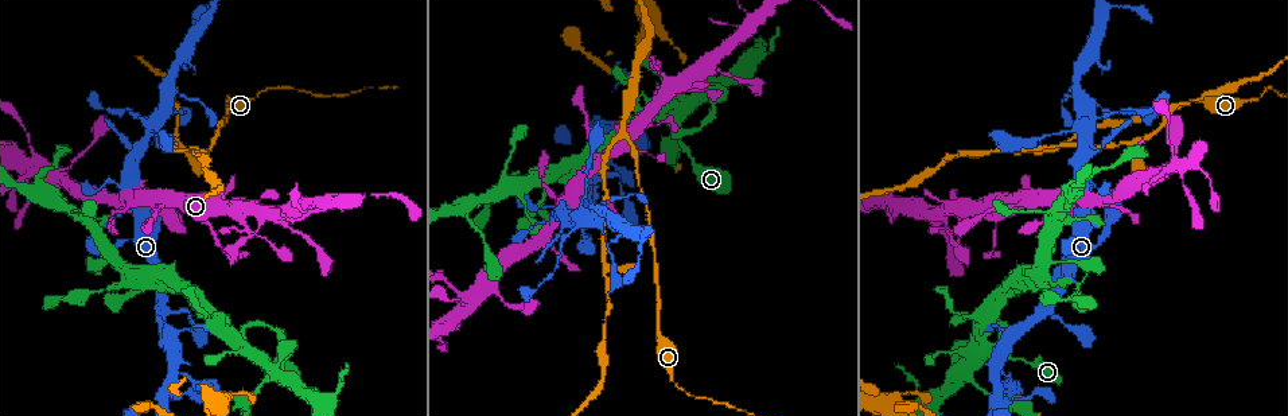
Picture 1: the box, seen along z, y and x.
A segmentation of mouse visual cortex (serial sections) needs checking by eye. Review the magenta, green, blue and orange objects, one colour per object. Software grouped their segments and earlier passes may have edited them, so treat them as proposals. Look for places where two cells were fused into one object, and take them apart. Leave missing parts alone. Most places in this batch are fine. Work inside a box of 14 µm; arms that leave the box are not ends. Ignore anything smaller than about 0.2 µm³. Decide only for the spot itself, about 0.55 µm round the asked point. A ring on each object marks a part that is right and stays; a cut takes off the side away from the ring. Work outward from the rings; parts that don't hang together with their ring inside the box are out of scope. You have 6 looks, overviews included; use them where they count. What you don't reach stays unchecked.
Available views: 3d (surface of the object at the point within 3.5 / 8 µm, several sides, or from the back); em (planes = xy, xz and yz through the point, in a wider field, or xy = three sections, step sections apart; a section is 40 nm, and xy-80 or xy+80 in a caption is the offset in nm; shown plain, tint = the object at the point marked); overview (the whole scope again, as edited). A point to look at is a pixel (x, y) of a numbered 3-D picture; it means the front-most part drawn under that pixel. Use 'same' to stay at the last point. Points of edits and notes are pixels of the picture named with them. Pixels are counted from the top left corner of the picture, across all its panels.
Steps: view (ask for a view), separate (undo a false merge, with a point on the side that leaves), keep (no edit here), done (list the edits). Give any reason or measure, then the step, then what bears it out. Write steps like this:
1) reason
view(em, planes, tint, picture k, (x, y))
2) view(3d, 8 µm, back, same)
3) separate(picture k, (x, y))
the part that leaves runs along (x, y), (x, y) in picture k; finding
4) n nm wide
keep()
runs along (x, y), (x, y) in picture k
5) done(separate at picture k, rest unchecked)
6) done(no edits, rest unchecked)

thin arm on a thick one
view(3d, 3.5 µm, back, picture 1, (578, 200))

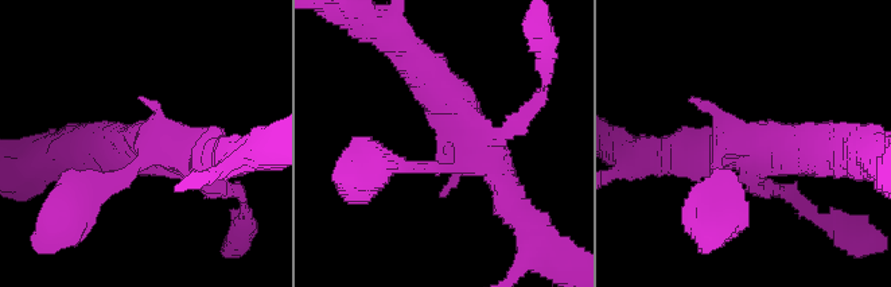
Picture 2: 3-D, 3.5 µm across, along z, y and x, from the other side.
view(em, planes, tint, picture 2, (749, 136))

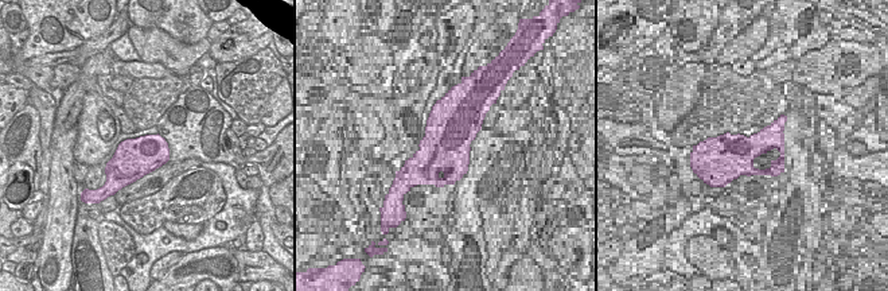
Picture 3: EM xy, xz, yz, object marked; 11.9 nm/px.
keep()
runs along (403, 51), (456, 107), (506, 193) in picture 2; all the same cell

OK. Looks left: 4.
abrupt turn
view(3d, 3.5 µm, back, picture 1, (696, 93))

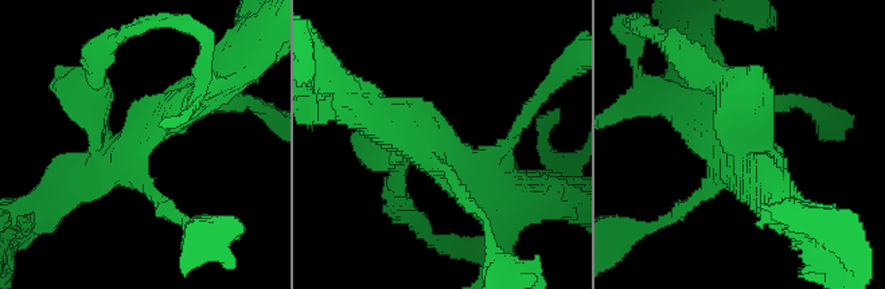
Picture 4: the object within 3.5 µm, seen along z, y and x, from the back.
4 arms; arms of 150, 400, 450, 500 nm
view(em, xy, step 2, tint, picture 4, (441, 147))

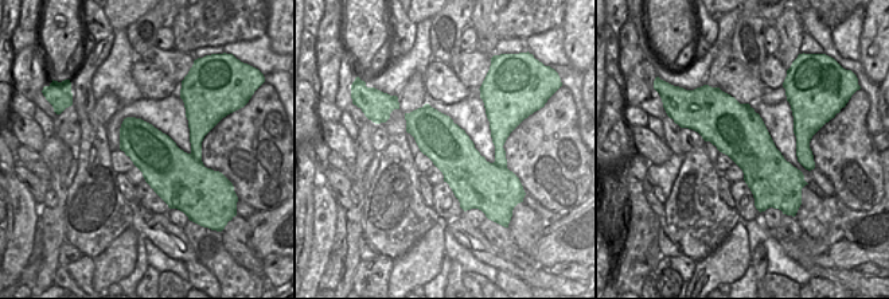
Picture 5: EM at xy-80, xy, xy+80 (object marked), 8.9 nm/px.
keep()
runs along (496, 209), (422, 133), (369, 113) in picture 4; continuous, no second cell

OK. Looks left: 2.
done(no edits, rest unchecked)

